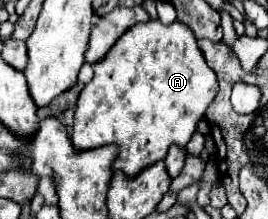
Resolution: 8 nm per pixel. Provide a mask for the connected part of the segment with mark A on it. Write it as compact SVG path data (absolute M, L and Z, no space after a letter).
M161 21L133 25L117 41L117 45L111 47L105 59L99 61L99 65L93 65L93 71L93 79L79 93L71 143L77 151L95 149L101 145L117 145L119 153L113 163L113 171L121 171L127 177L135 177L143 169L165 159L171 145L185 147L219 89L217 75L205 63L205 57L197 47L197 39L193 37L191 29L179 21L169 27L165 27Z

